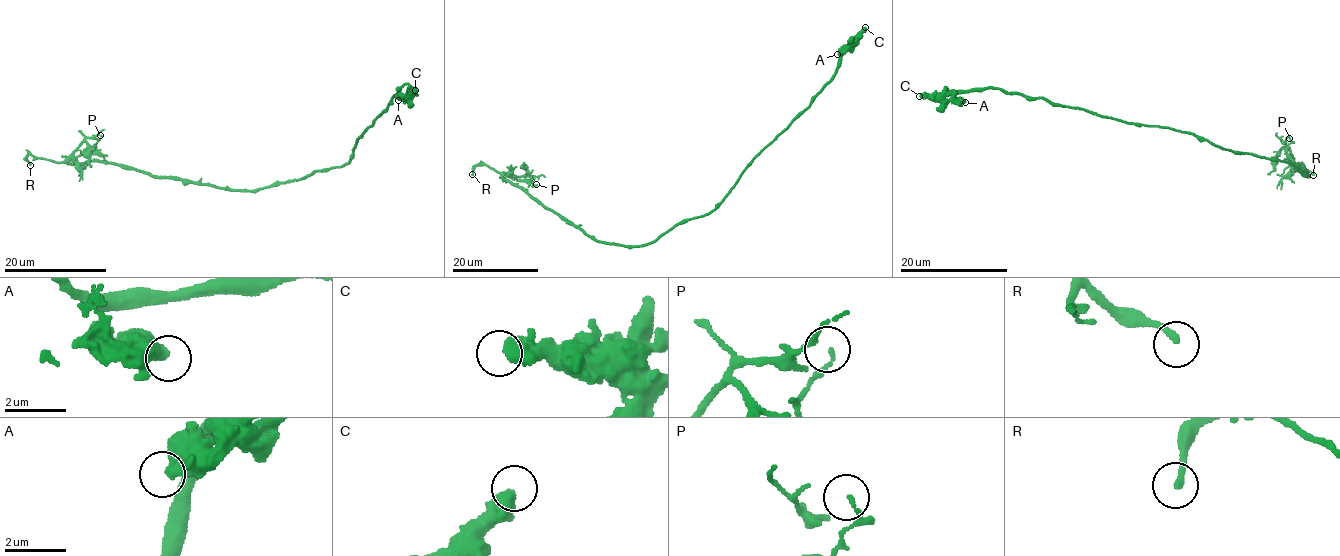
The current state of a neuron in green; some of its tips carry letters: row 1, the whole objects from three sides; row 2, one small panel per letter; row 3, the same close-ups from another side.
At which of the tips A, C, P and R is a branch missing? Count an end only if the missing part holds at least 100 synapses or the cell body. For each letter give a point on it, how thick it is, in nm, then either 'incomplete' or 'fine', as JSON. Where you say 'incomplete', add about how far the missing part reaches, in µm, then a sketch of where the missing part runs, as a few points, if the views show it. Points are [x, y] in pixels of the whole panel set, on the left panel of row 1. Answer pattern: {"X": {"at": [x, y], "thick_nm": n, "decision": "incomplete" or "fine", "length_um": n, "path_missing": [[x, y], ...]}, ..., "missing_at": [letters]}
{"A": {"at": [398, 100], "thick_nm": 600, "decision": "fine"}, "C": {"at": [415, 90], "thick_nm": 400, "decision": "fine"}, "P": {"at": [100, 135], "thick_nm": 60, "decision": "fine"}, "R": {"at": [30, 165], "thick_nm": 180, "decision": "incomplete", "length_um": 15, "path_missing": [[30, 165], [55, 201], [77, 215]]}, "missing_at": ["R"]}

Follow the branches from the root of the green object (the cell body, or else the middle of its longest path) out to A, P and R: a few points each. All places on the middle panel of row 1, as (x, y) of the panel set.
A: (675, 226), (707, 215), (723, 200), (753, 158), (808, 106), (830, 80), (845, 48), (855, 44), (837, 54)
P: (675, 226), (650, 243), (639, 245), (598, 242), (544, 208), (502, 176), (510, 174), (536, 184)
R: (675, 226), (650, 243), (639, 245), (598, 242), (481, 162), (472, 174)

